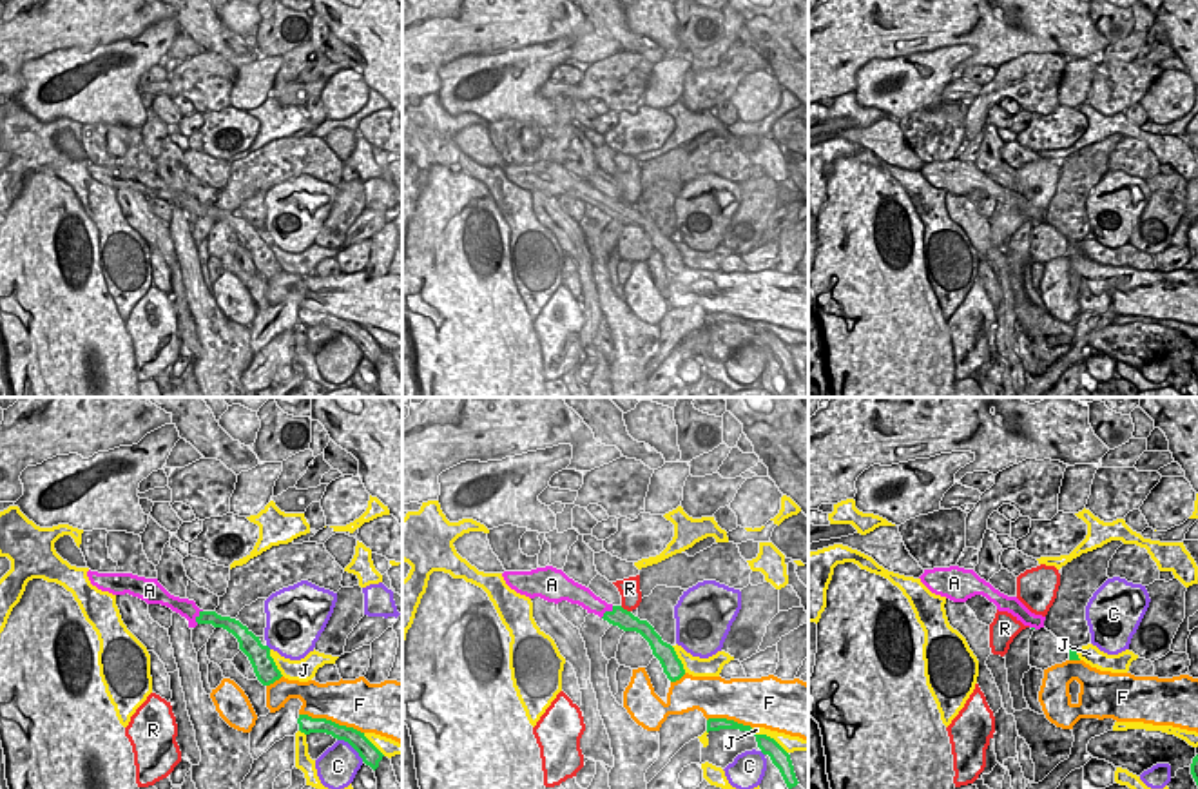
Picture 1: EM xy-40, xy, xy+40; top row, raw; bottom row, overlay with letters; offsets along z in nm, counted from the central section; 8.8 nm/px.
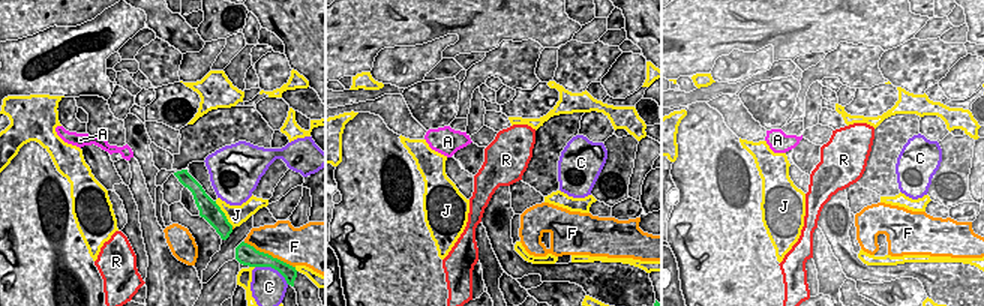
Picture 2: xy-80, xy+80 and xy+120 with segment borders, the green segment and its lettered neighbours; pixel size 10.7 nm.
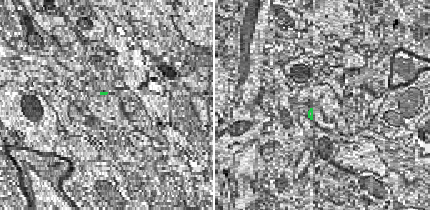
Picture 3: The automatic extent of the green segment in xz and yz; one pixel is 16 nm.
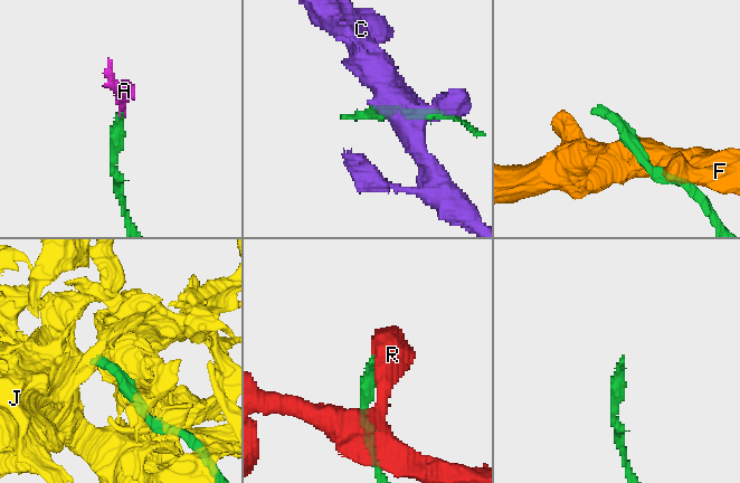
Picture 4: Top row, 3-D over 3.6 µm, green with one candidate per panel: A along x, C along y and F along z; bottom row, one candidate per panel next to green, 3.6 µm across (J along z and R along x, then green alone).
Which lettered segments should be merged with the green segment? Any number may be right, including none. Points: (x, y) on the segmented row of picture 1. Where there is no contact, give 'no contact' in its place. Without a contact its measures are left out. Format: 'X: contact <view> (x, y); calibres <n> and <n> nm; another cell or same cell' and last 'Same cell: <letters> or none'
A: contact xy (606, 612); calibres 170 and 170 nm; same cell
C: contact xy-40 (352, 746); calibres 170 and 360 nm; another cell
F: contact xy-40 (330, 720); calibres 160 and 420 nm; another cell
J: contact xy (769, 737); calibres 160 and 140 nm; another cell
R: contact xy (626, 610); calibres 170 and 190 nm; another cell
Same cell: A

